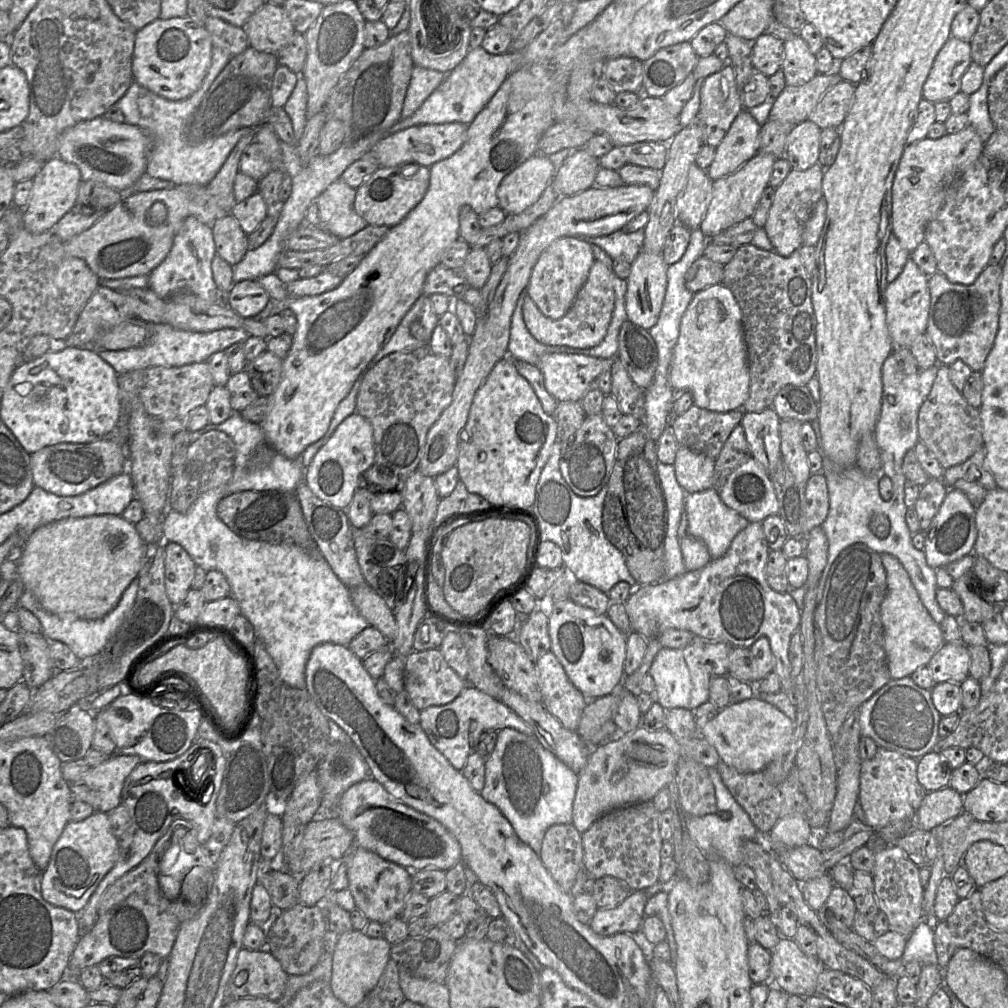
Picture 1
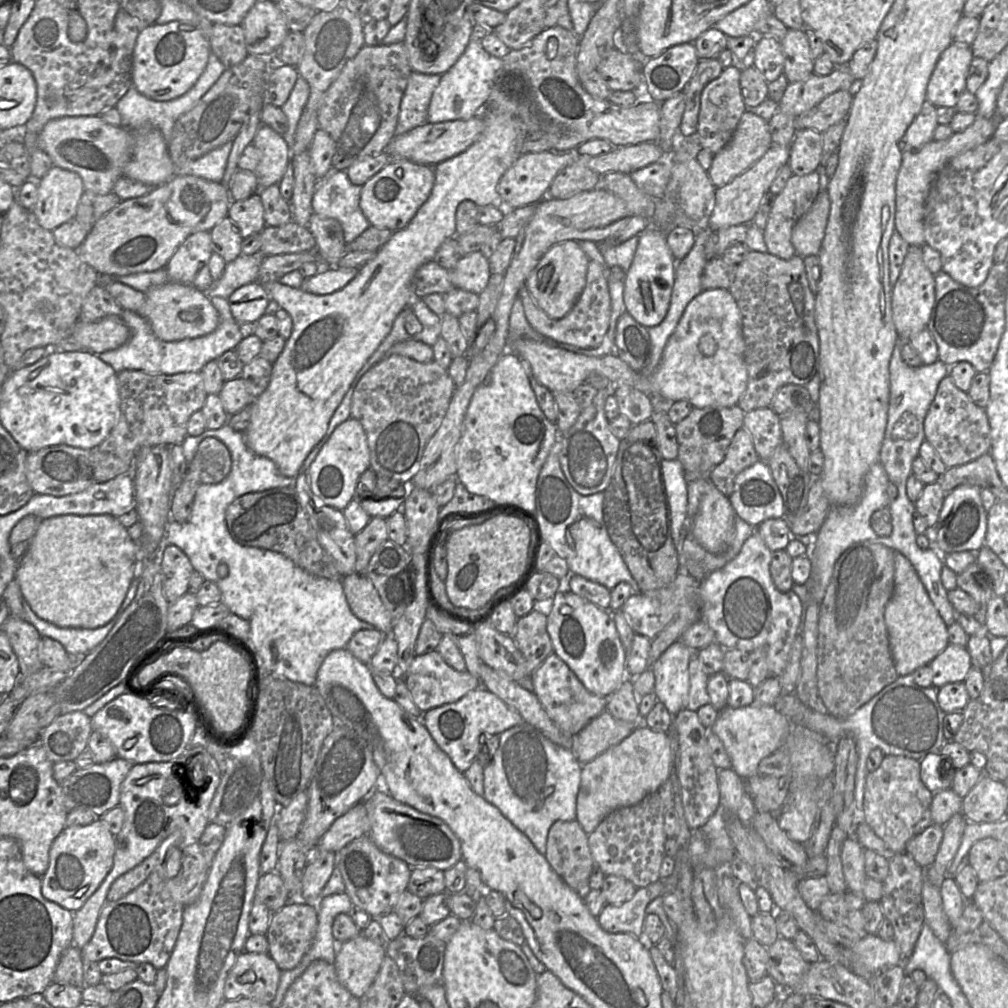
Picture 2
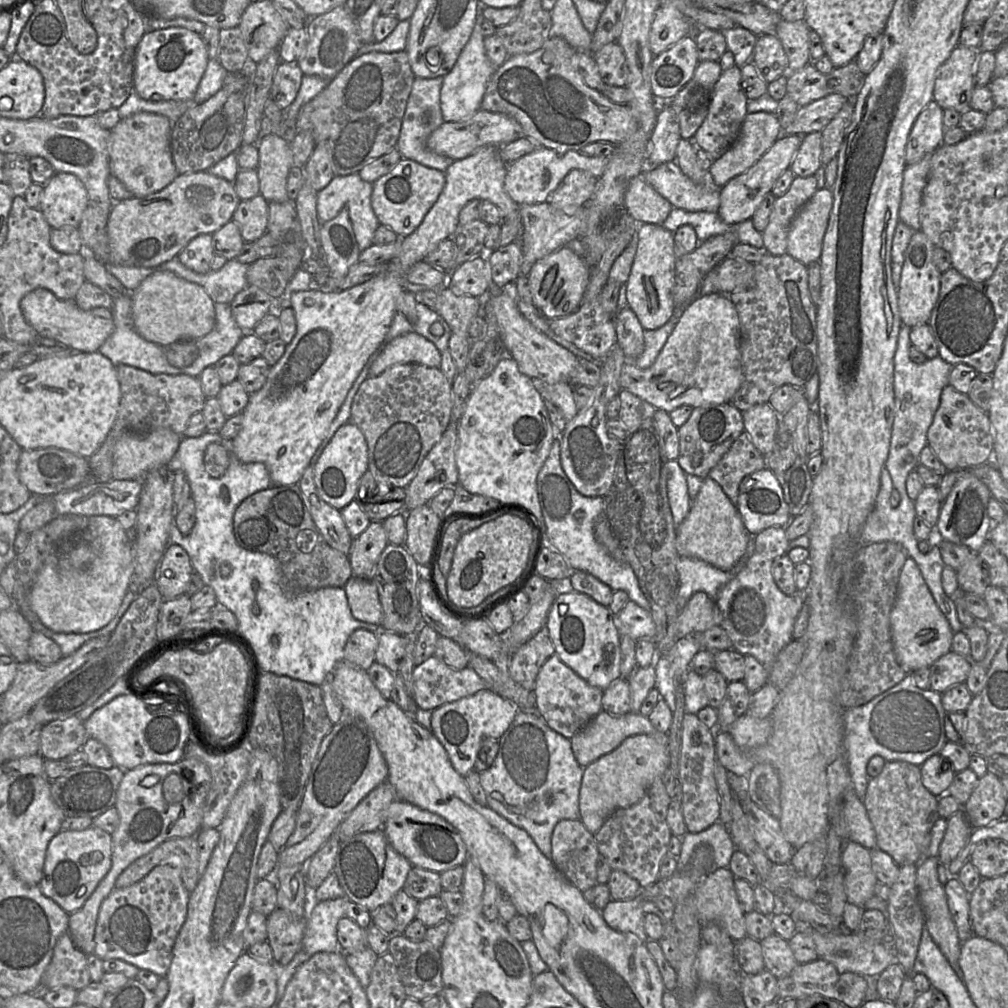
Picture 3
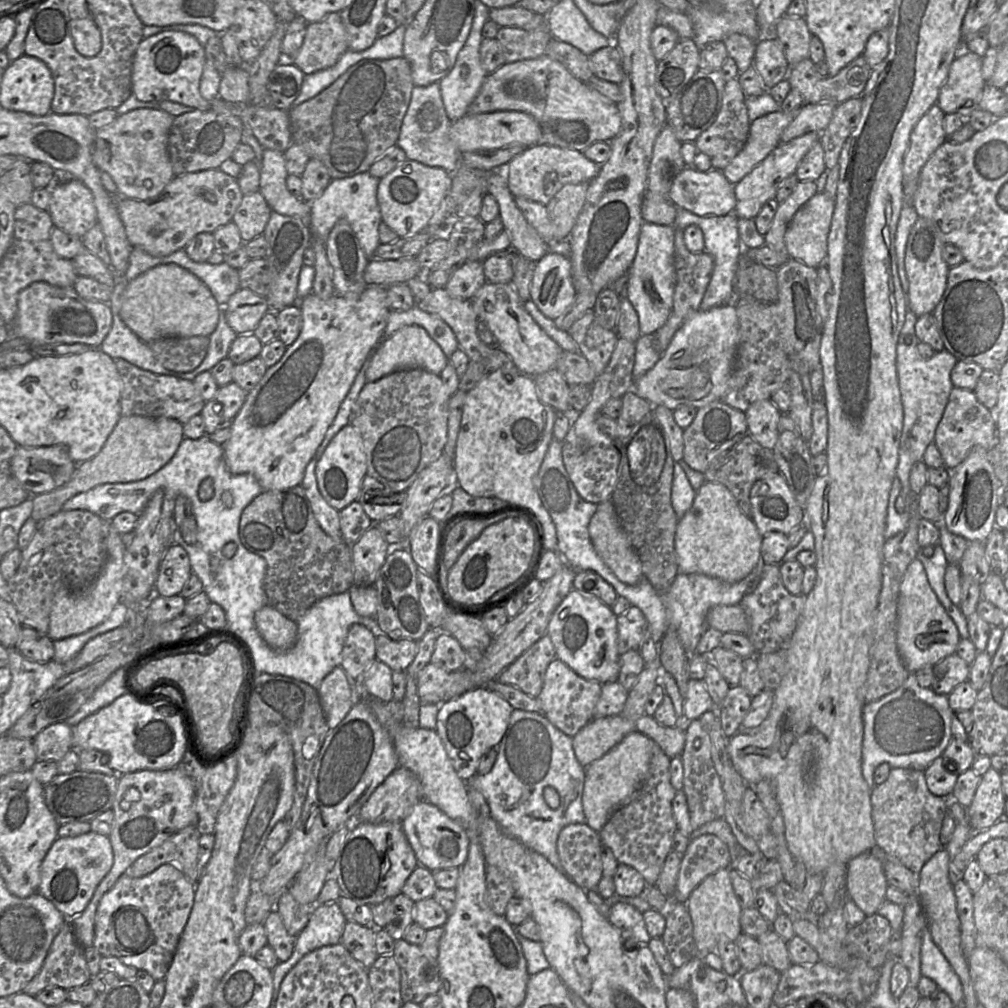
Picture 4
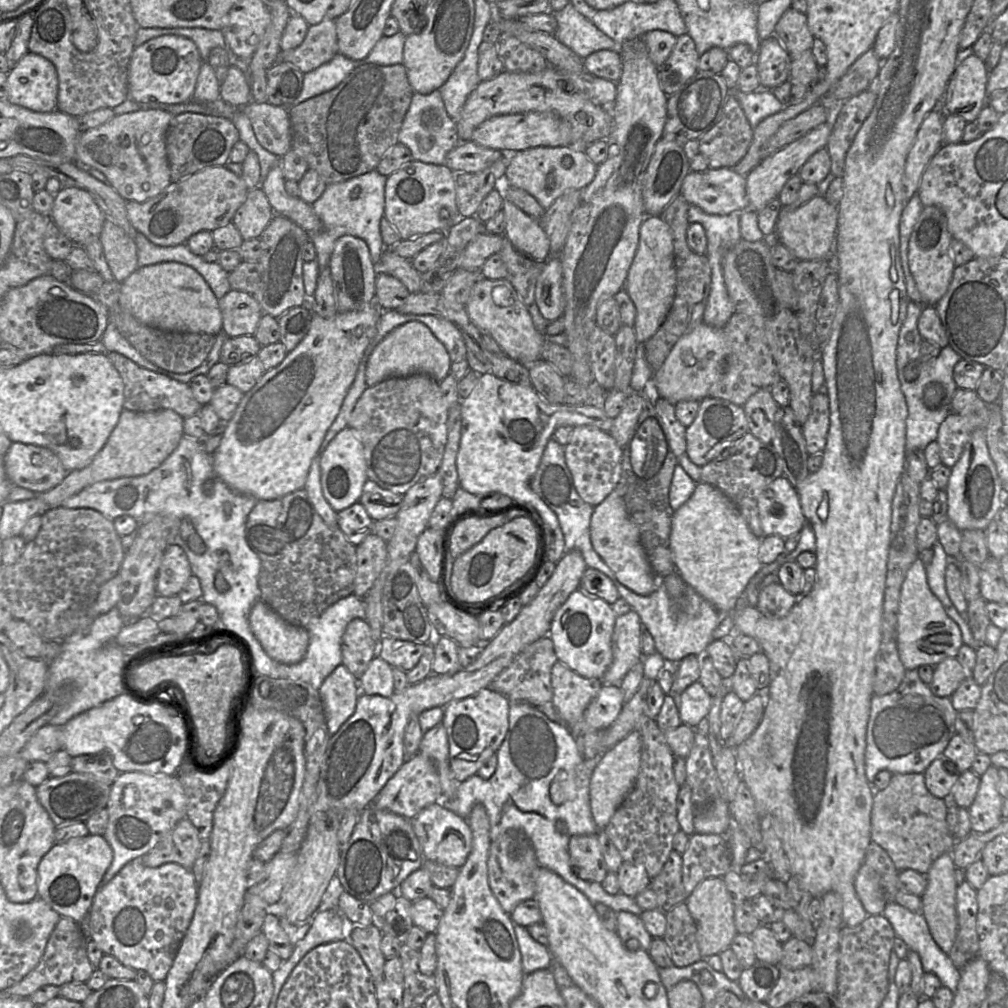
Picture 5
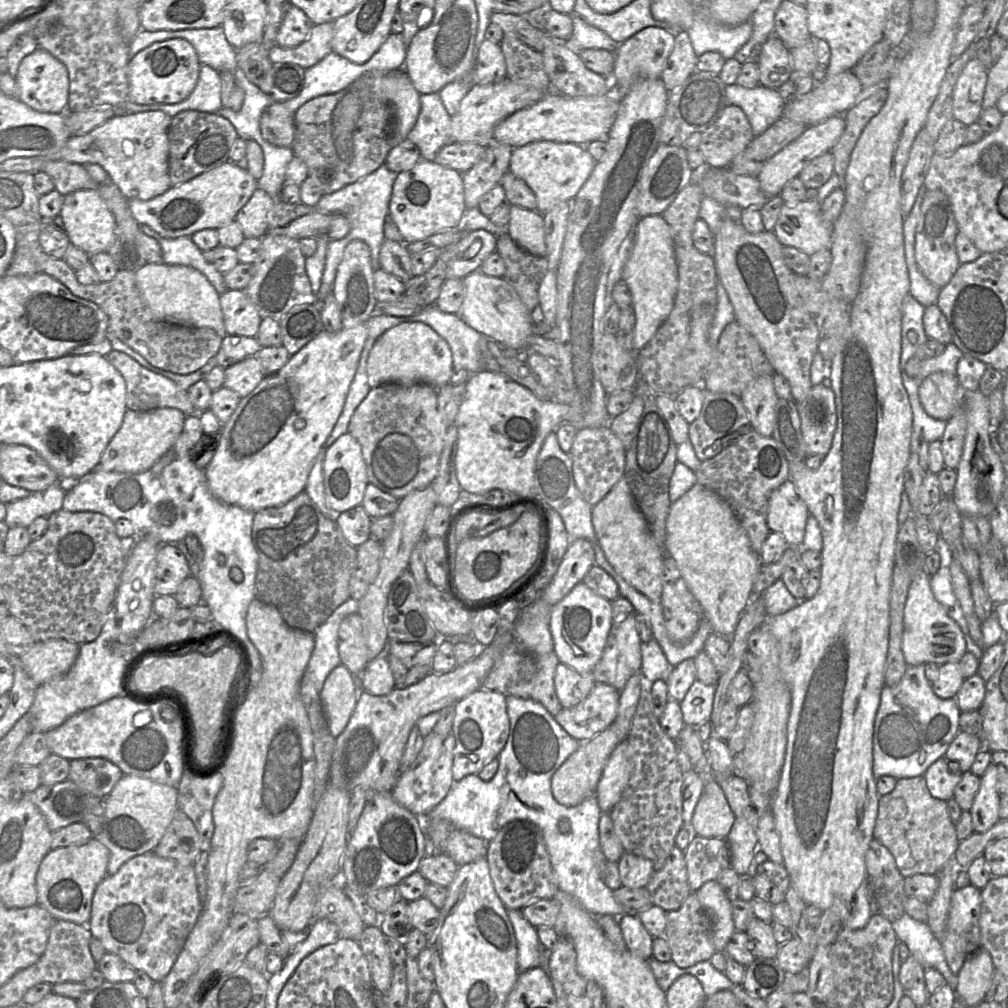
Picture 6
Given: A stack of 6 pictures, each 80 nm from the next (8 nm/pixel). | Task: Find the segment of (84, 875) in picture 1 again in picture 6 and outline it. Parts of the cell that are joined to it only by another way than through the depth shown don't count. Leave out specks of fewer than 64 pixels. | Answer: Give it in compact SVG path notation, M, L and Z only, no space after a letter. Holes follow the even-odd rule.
M94 836L82 845L51 850L42 860L36 875L38 903L46 908L55 920L87 925L93 896L97 886L107 875L109 859L109 849Z

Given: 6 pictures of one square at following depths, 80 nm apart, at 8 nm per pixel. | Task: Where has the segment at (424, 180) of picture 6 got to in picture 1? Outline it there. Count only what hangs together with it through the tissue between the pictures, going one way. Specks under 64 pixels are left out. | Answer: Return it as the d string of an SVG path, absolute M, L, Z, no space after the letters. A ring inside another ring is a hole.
M402 164L379 167L356 188L354 209L369 225L393 227L422 200L430 183L430 167Z

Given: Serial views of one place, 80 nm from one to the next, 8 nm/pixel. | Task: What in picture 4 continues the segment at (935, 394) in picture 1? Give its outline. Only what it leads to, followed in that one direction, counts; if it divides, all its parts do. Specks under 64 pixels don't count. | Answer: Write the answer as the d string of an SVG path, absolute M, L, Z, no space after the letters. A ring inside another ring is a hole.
M953 387L943 416L936 428L933 443L937 446L944 467L953 470L975 447L991 450L998 444L993 411L982 405L973 391Z

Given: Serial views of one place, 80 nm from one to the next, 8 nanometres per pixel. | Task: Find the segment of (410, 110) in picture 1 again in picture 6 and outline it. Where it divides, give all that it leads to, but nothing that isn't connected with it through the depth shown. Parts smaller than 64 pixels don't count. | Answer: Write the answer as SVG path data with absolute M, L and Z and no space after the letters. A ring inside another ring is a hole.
M439 93L420 95L420 113L407 136L420 150L422 160L434 161L438 152L451 142L451 117Z

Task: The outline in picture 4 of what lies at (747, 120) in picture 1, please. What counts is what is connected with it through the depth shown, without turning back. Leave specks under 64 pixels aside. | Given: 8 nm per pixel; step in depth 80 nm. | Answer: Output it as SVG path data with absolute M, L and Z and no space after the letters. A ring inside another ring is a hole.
M772 112L750 123L749 135L742 150L722 170L732 184L759 165L781 143L781 135L798 112Z

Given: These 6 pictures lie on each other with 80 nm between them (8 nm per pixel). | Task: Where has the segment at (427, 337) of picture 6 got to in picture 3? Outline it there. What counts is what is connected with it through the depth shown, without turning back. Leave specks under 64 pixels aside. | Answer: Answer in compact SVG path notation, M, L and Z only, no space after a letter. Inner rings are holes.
M410 332L391 340L369 369L369 377L376 377L394 364L415 363L440 368L441 353L424 336Z

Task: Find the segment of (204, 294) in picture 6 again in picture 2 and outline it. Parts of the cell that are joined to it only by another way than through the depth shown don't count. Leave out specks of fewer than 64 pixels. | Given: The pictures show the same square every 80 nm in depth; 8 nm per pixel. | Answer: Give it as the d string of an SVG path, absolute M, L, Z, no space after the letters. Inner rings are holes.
M170 281L145 292L142 316L149 321L156 337L168 342L205 336L219 324L218 311L205 292L188 284Z

